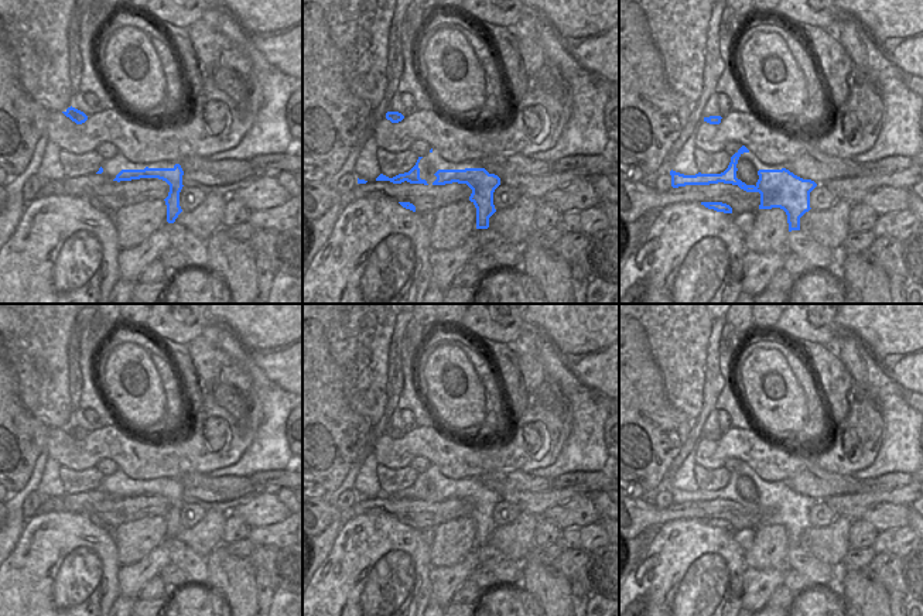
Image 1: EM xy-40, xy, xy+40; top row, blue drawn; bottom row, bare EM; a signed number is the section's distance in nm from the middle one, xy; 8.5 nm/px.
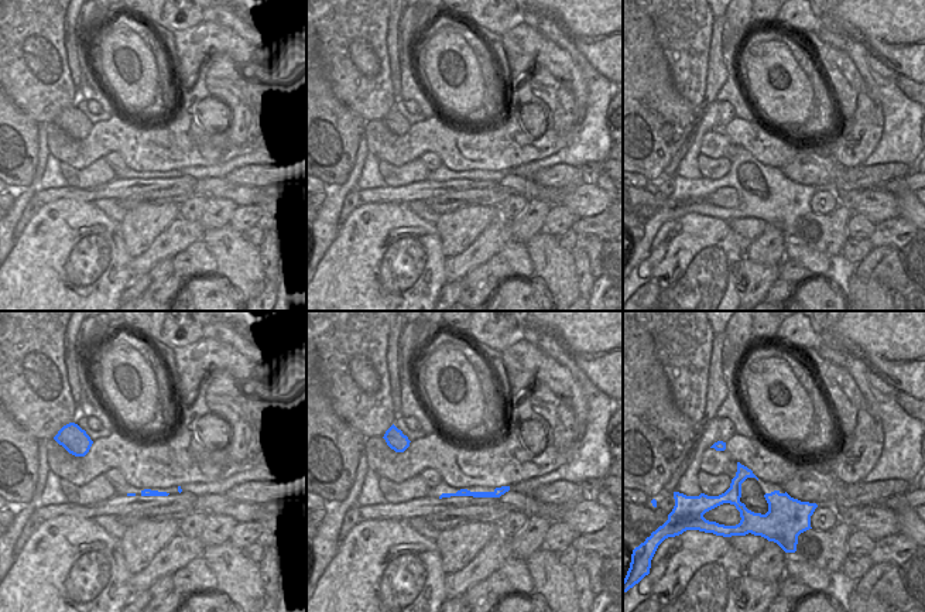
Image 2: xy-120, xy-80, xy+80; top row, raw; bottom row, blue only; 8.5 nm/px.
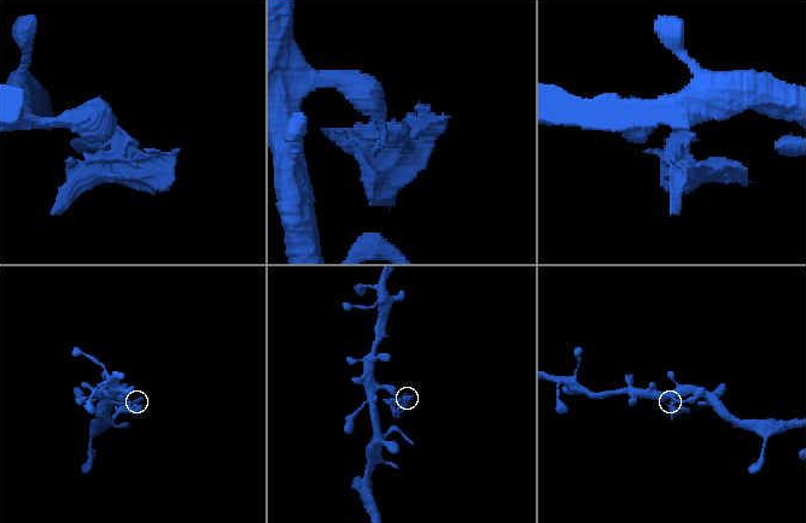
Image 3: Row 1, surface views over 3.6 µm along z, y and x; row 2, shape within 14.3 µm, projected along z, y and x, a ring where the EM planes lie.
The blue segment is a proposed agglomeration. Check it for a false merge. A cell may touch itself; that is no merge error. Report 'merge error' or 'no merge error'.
merge error

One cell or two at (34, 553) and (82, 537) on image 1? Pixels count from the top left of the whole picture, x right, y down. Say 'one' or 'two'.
one

